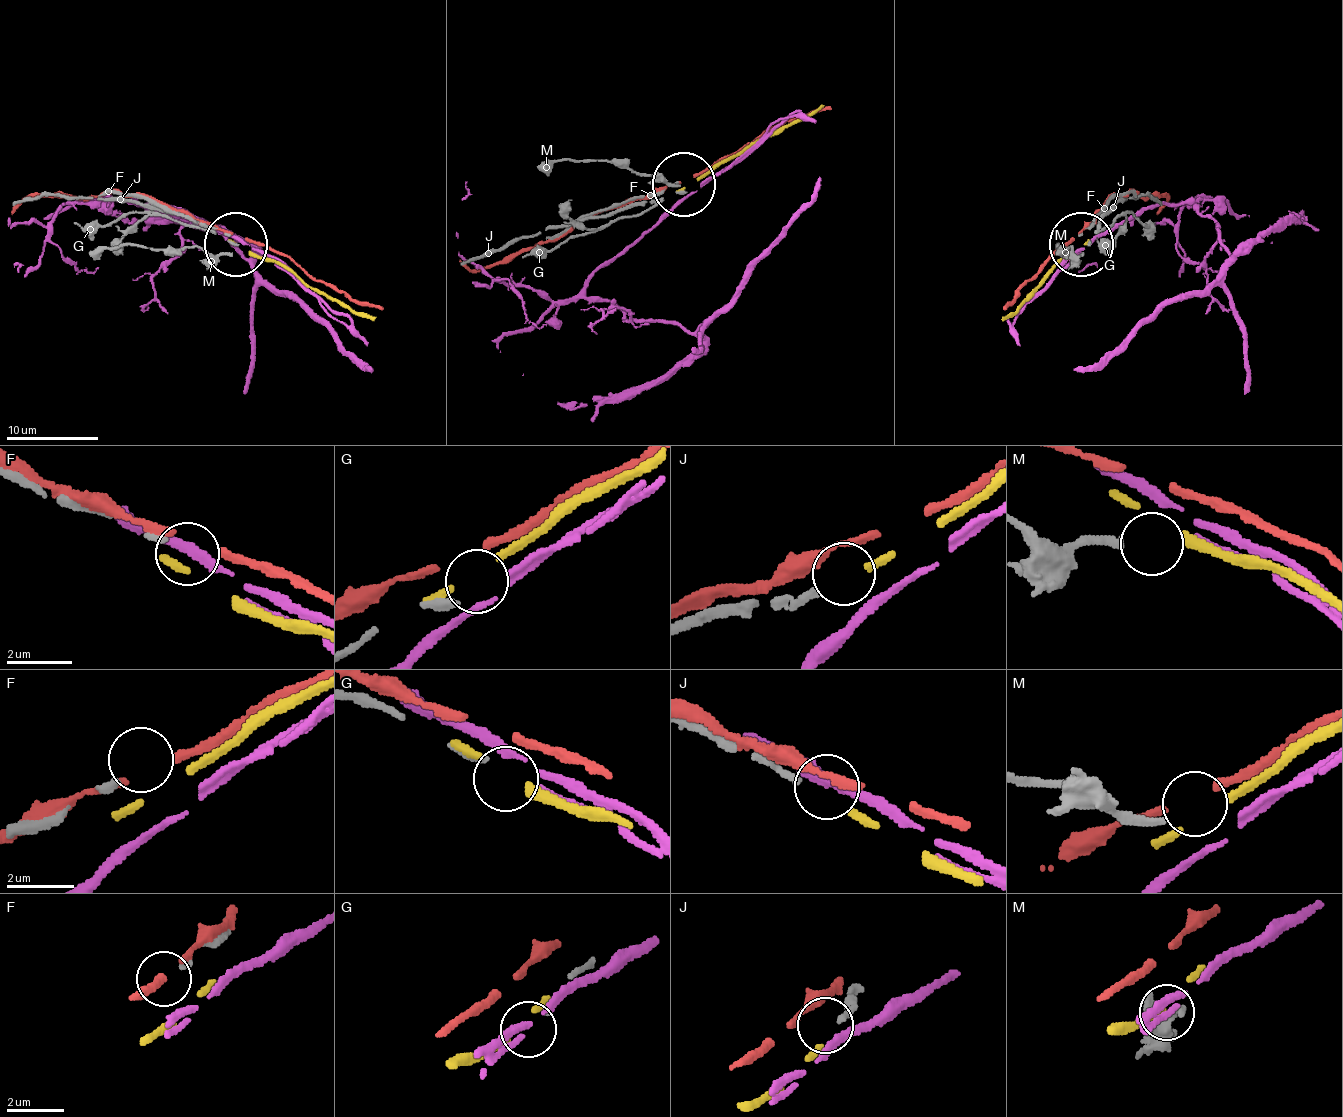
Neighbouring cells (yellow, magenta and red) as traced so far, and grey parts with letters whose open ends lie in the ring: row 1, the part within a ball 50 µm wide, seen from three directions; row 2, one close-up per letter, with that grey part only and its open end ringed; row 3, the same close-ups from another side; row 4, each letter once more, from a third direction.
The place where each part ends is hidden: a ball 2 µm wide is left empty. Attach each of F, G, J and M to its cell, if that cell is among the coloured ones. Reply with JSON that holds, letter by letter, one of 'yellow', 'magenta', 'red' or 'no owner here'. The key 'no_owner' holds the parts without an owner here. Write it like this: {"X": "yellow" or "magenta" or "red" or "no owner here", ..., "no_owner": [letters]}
{"F": "no owner here", "G": "magenta", "J": "yellow", "M": "no owner here", "no_owner": ["F", "M"]}

